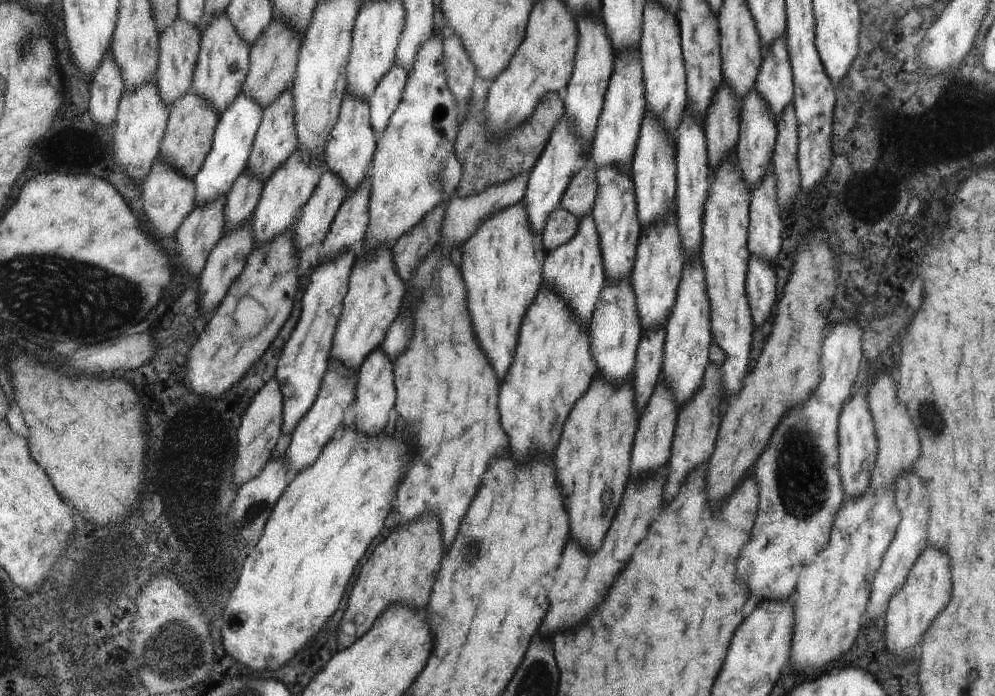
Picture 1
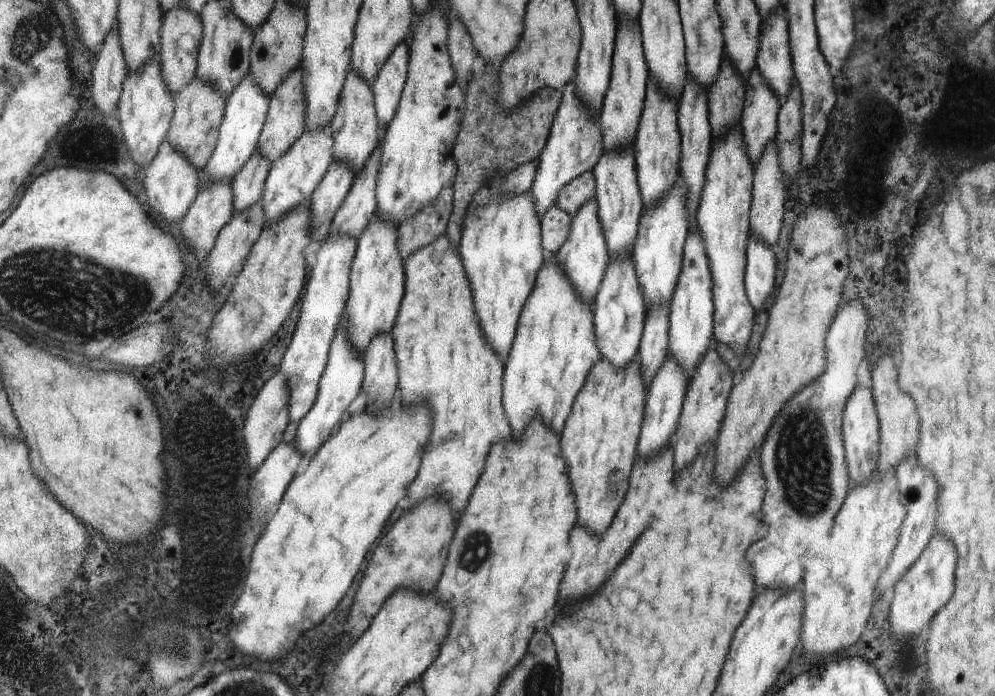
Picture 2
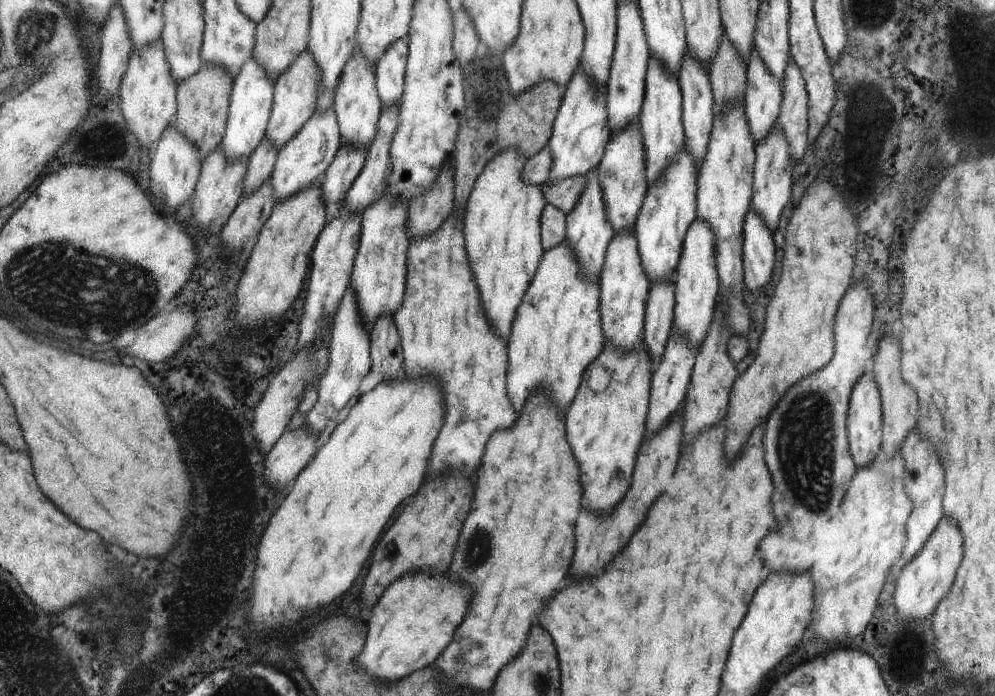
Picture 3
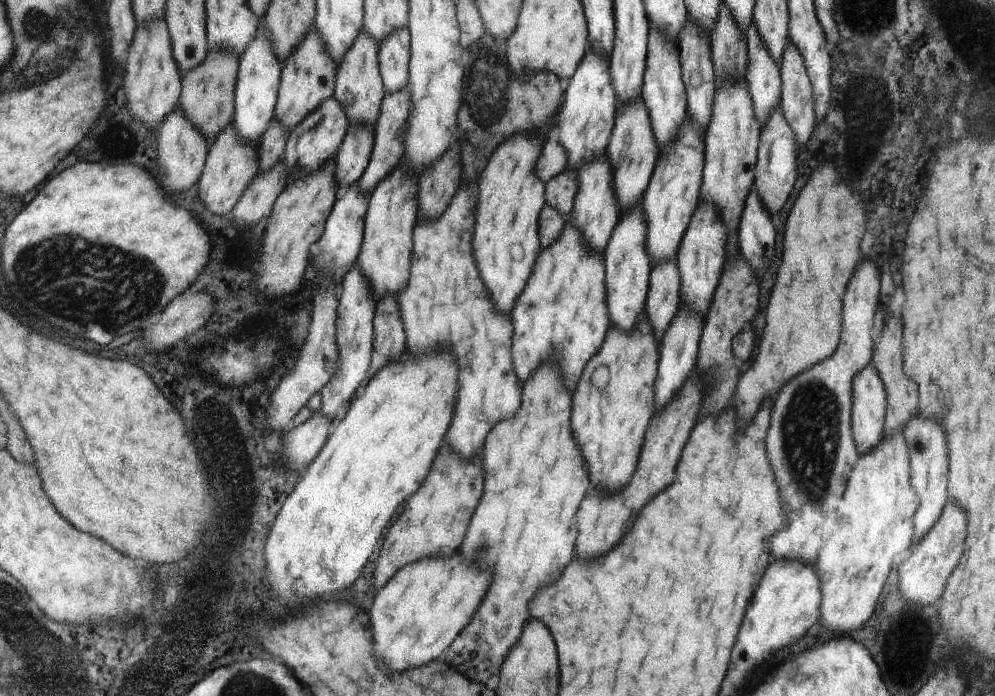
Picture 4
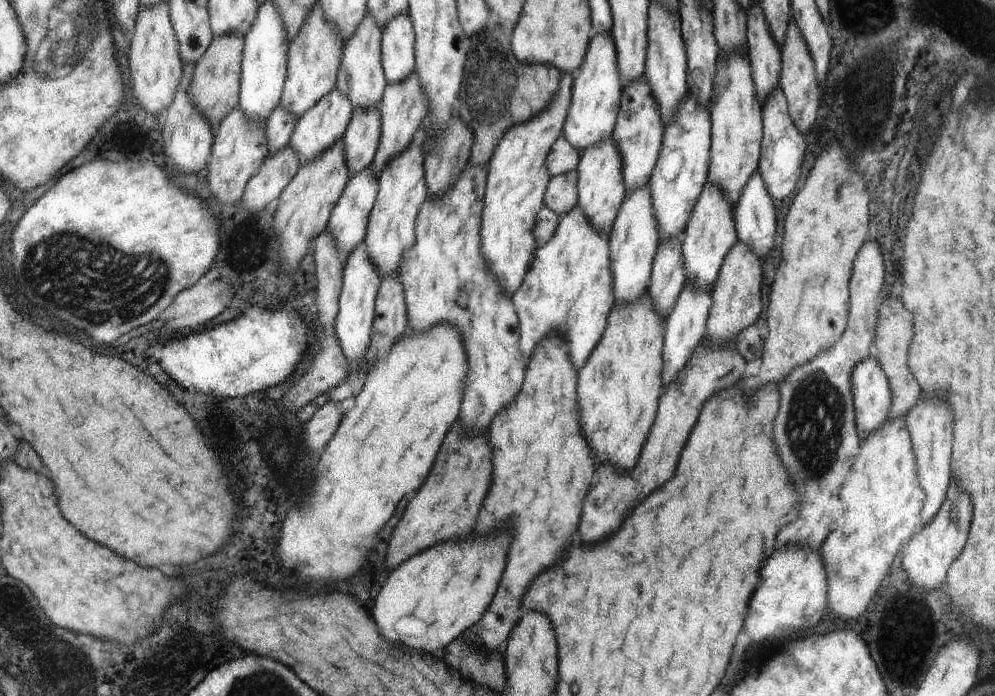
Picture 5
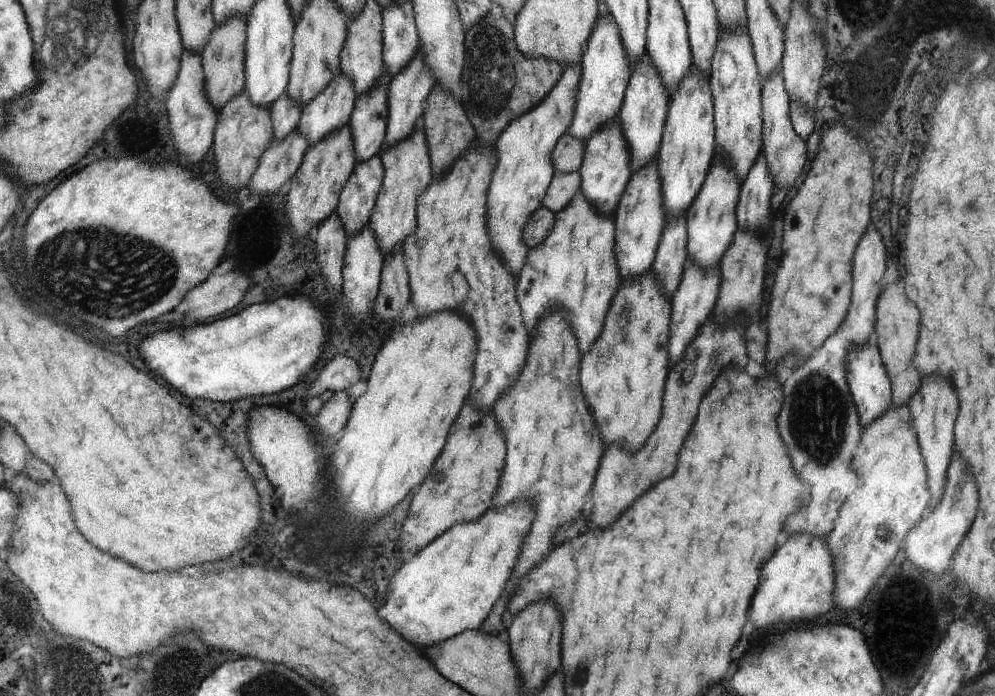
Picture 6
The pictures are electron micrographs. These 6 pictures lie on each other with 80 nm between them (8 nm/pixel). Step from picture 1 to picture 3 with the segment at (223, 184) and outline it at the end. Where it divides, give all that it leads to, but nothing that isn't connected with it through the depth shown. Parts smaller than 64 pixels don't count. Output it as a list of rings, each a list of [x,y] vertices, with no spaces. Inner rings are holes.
[[[254,56],[248,59],[236,74],[229,106],[229,120],[220,144],[229,159],[249,157],[264,142],[272,116],[275,84],[265,66]]]

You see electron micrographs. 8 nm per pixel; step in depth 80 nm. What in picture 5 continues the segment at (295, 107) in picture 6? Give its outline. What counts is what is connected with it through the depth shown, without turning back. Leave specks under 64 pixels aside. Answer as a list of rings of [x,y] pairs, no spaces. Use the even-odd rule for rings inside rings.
[[[278,104],[265,122],[265,131],[269,140],[270,153],[277,152],[289,144],[291,134],[297,123],[297,116]]]

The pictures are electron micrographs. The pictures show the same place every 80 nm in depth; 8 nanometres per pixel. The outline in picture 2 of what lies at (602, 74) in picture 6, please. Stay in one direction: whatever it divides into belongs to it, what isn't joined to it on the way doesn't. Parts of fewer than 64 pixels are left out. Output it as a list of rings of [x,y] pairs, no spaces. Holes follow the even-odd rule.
[[[574,82],[564,86],[562,91],[564,102],[561,104],[561,110],[557,112],[557,120],[553,124],[552,134],[545,150],[538,158],[537,178],[530,190],[533,192],[537,212],[540,215],[556,204],[556,198],[565,184],[586,171],[592,171],[605,152],[602,138],[603,126],[599,114],[598,117],[591,115],[587,106],[579,99]]]

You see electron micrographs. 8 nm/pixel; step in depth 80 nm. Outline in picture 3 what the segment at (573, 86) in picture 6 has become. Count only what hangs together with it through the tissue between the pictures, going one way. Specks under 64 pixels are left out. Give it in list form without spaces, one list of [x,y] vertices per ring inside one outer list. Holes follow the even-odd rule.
[[[514,147],[500,151],[476,180],[463,220],[467,255],[474,260],[474,276],[478,276],[478,284],[482,284],[490,324],[494,322],[495,331],[506,340],[516,309],[545,251],[541,240],[541,215],[548,201],[543,186],[523,179],[526,162],[527,158]]]

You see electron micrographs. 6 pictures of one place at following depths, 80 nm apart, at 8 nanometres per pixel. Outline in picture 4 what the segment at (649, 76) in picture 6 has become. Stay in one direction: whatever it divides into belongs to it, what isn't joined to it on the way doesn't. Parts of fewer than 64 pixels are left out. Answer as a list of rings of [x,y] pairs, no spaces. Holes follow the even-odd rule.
[[[641,96],[635,101],[617,105],[616,126],[604,152],[613,168],[613,183],[617,188],[617,199],[621,201],[621,214],[623,214],[634,203],[642,200],[660,153],[653,133],[649,109],[646,108]]]

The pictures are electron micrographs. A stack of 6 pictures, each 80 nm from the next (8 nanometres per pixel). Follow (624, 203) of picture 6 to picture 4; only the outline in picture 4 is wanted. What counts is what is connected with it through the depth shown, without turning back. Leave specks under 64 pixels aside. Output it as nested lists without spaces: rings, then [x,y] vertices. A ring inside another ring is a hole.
[[[641,200],[620,214],[620,222],[613,233],[614,240],[609,240],[610,252],[603,252],[611,327],[634,331],[637,328],[636,318],[644,310],[644,304],[648,304],[646,298],[646,294],[649,294],[648,278],[652,278],[650,276],[652,260],[648,248],[649,224],[645,219]]]

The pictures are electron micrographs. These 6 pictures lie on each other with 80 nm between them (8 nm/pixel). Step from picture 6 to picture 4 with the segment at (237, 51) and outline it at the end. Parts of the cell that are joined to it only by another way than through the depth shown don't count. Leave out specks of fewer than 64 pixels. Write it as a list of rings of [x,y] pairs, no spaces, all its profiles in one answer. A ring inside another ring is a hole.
[[[208,51],[205,59],[183,74],[178,106],[205,133],[208,141],[216,139],[233,120],[236,110],[236,86],[239,56],[232,51]]]

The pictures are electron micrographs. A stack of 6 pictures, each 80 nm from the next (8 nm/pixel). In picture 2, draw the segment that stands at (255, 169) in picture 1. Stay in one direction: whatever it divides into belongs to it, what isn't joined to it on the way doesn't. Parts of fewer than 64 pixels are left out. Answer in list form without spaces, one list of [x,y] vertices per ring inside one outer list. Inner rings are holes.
[[[300,66],[287,76],[277,87],[276,92],[270,94],[272,101],[269,104],[268,118],[264,130],[261,132],[260,143],[257,144],[256,153],[260,153],[268,160],[279,159],[295,141],[301,138],[308,130],[308,112],[305,99],[305,77]]]

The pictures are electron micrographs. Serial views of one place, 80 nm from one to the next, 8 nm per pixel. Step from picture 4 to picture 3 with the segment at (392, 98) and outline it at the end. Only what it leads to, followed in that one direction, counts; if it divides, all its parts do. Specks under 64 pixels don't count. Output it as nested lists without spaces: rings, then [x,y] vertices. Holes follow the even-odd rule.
[[[399,102],[382,107],[377,136],[367,148],[367,157],[365,158],[363,171],[358,175],[358,178],[356,178],[344,198],[344,204],[351,211],[363,213],[364,209],[367,209],[374,201],[377,201],[377,198],[382,197],[387,190],[387,181],[390,173],[393,171],[393,162],[390,154],[391,142],[399,125],[399,110]]]

